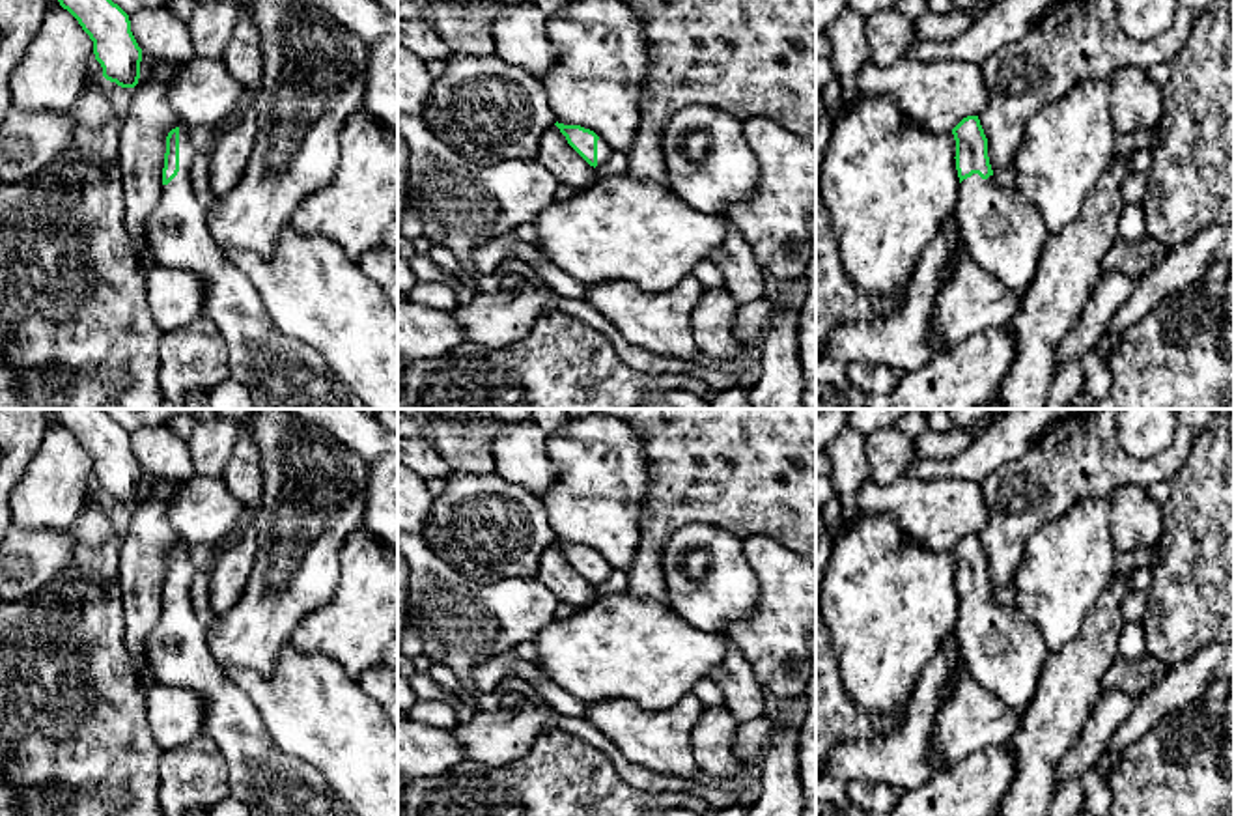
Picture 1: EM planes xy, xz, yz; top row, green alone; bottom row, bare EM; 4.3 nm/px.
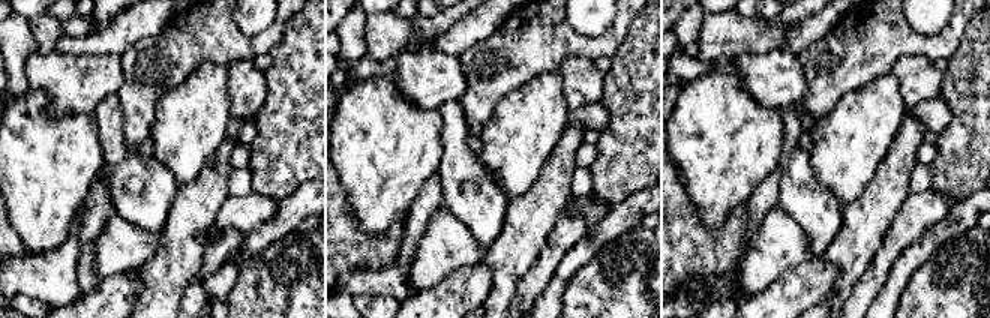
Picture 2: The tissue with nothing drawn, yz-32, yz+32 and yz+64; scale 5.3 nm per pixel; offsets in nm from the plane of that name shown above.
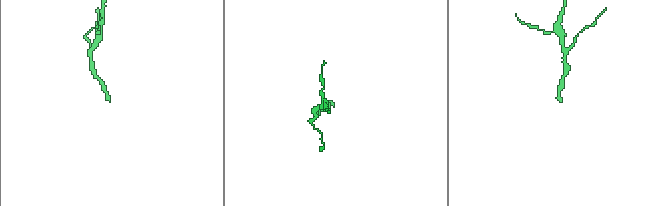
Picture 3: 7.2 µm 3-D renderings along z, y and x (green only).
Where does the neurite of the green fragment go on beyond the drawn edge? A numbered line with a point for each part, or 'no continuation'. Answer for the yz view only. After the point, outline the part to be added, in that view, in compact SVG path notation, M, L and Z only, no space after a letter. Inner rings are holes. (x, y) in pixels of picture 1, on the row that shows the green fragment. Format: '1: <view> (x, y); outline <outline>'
1: yz (999, 230); outline M973 174L960 183L956 222L961 246L973 261L1014 293L1025 293L1031 288L1049 237L1036 205L1016 190L1003 189L993 176L982 179Z

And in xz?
1: xz (603, 150); outline M597 140L597 166L605 164L614 149L603 140Z

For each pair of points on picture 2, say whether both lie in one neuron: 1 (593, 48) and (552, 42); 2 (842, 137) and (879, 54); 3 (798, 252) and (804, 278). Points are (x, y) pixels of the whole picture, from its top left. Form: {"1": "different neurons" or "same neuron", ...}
{"1": "same neuron", "2": "different neurons", "3": "different neurons"}

